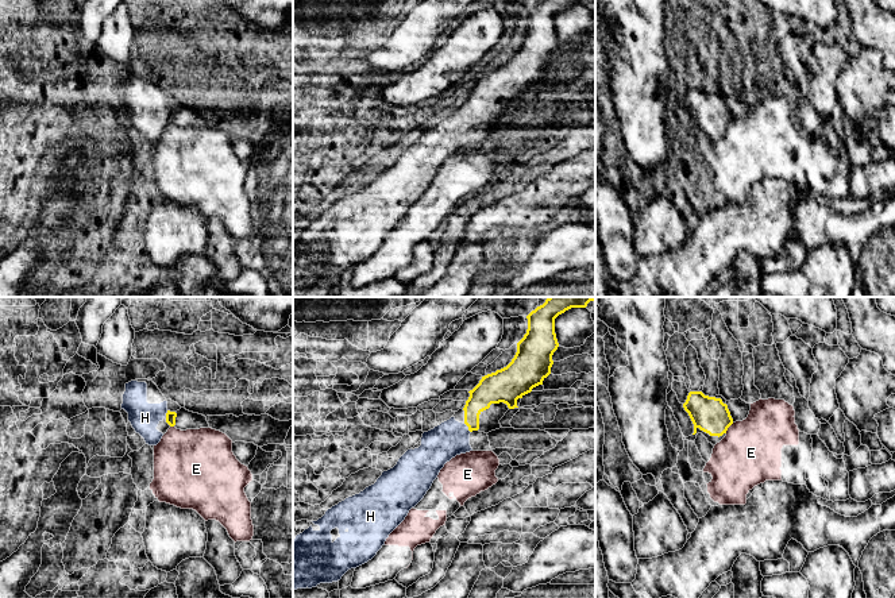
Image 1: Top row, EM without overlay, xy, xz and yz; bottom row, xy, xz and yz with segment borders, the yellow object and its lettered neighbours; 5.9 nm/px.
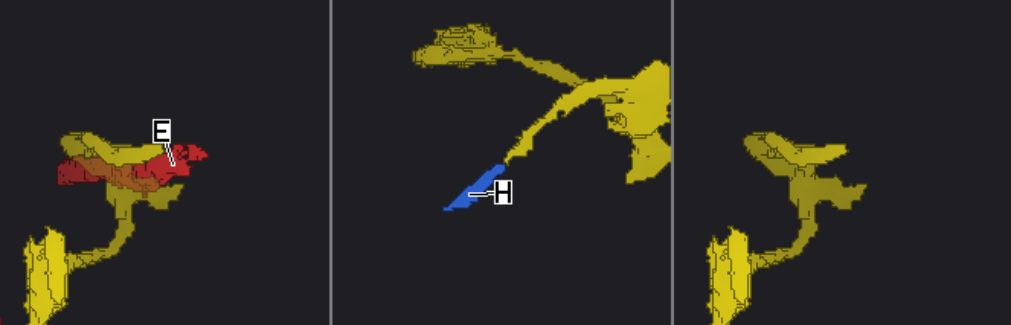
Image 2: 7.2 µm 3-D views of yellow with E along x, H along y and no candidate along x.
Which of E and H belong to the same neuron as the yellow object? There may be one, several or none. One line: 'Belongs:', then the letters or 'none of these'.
Belongs: H

